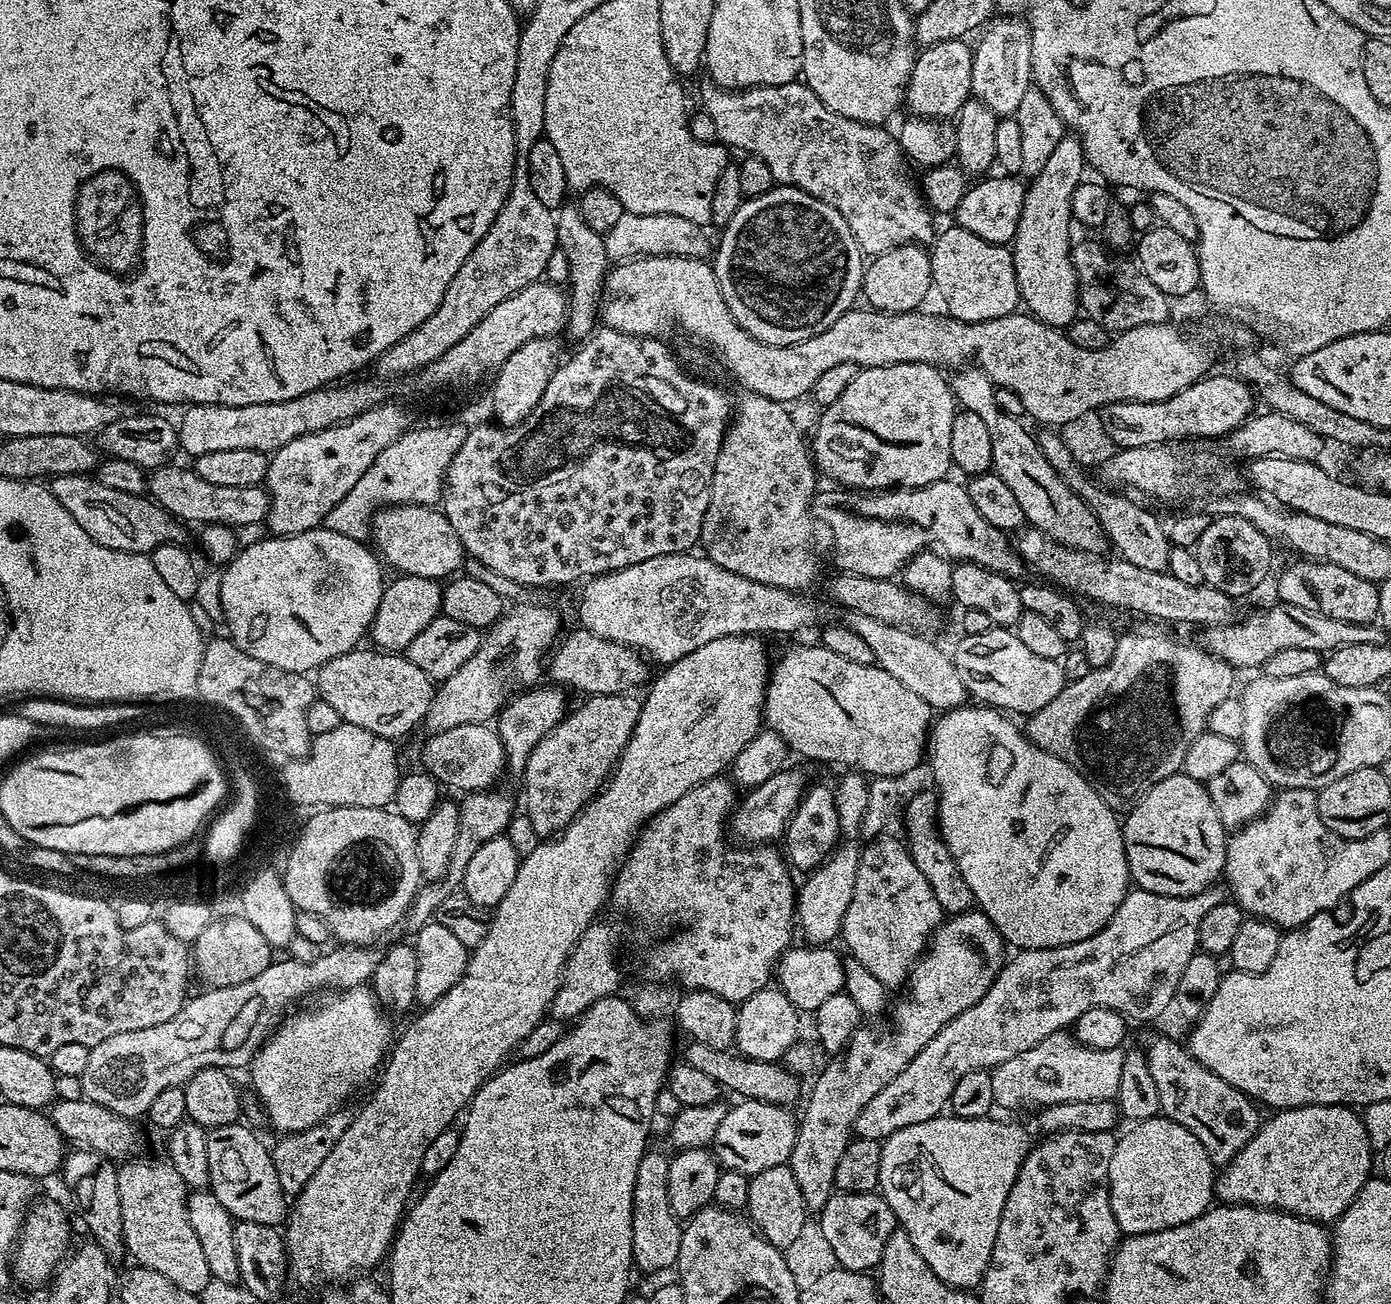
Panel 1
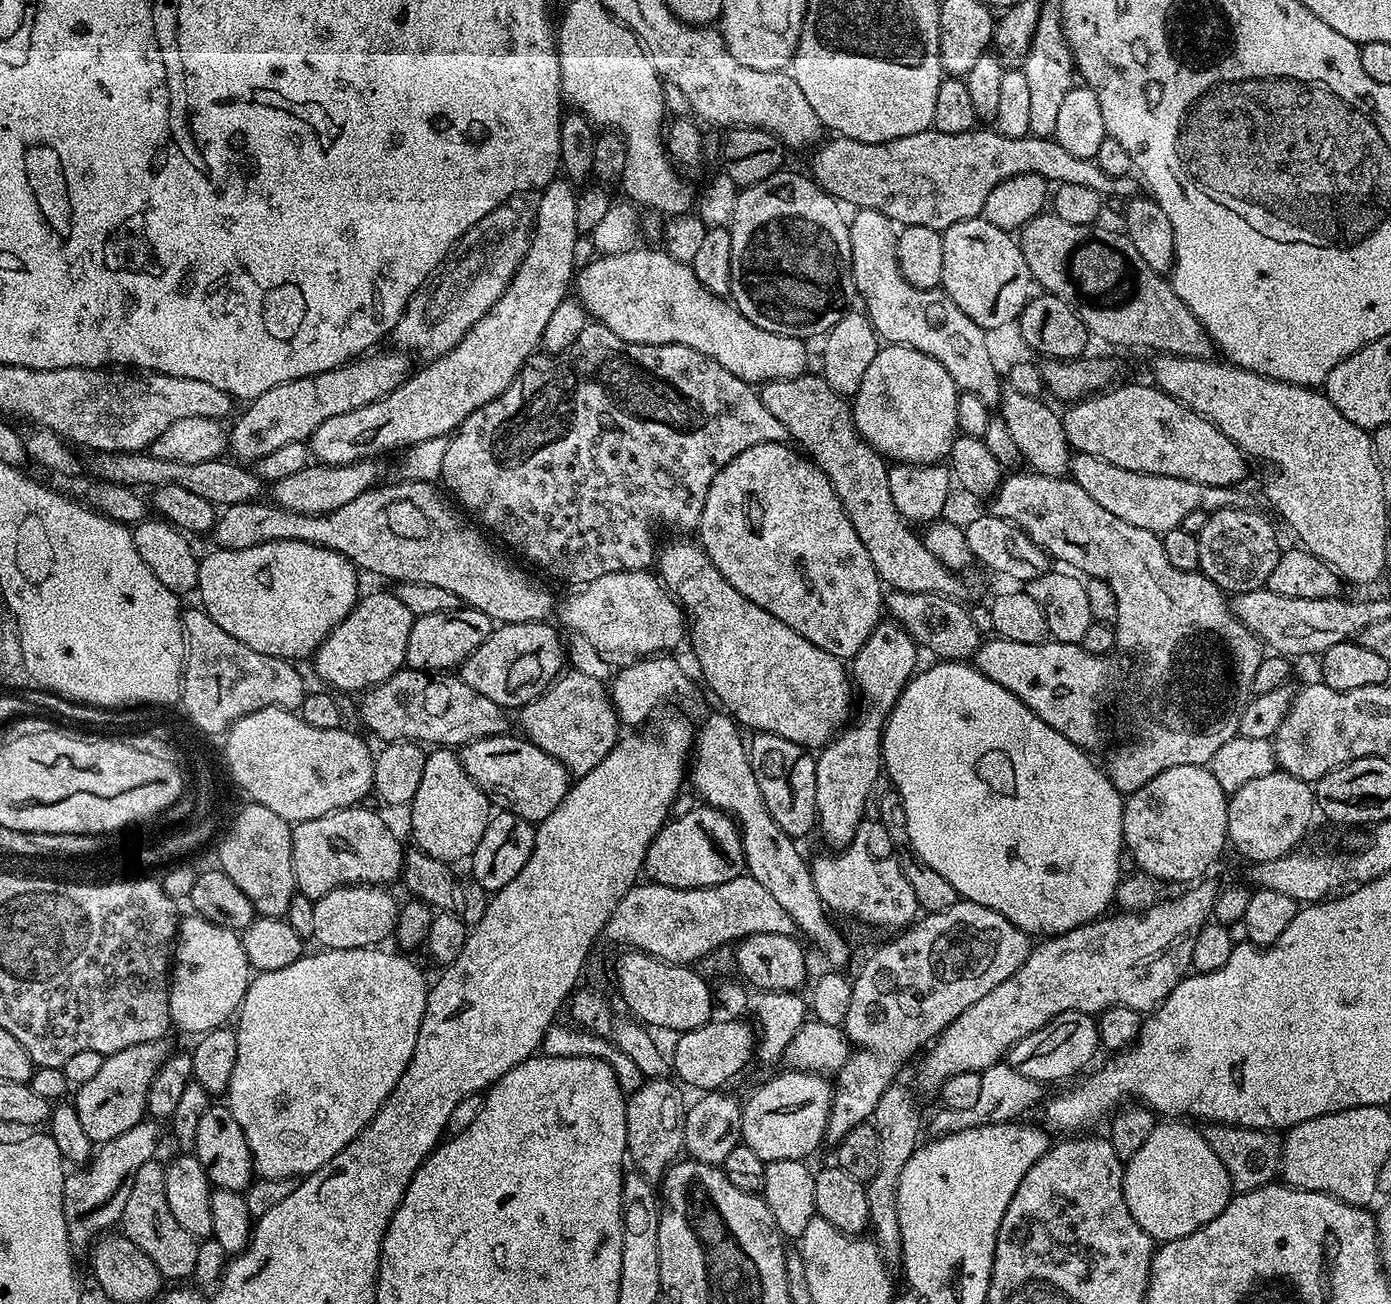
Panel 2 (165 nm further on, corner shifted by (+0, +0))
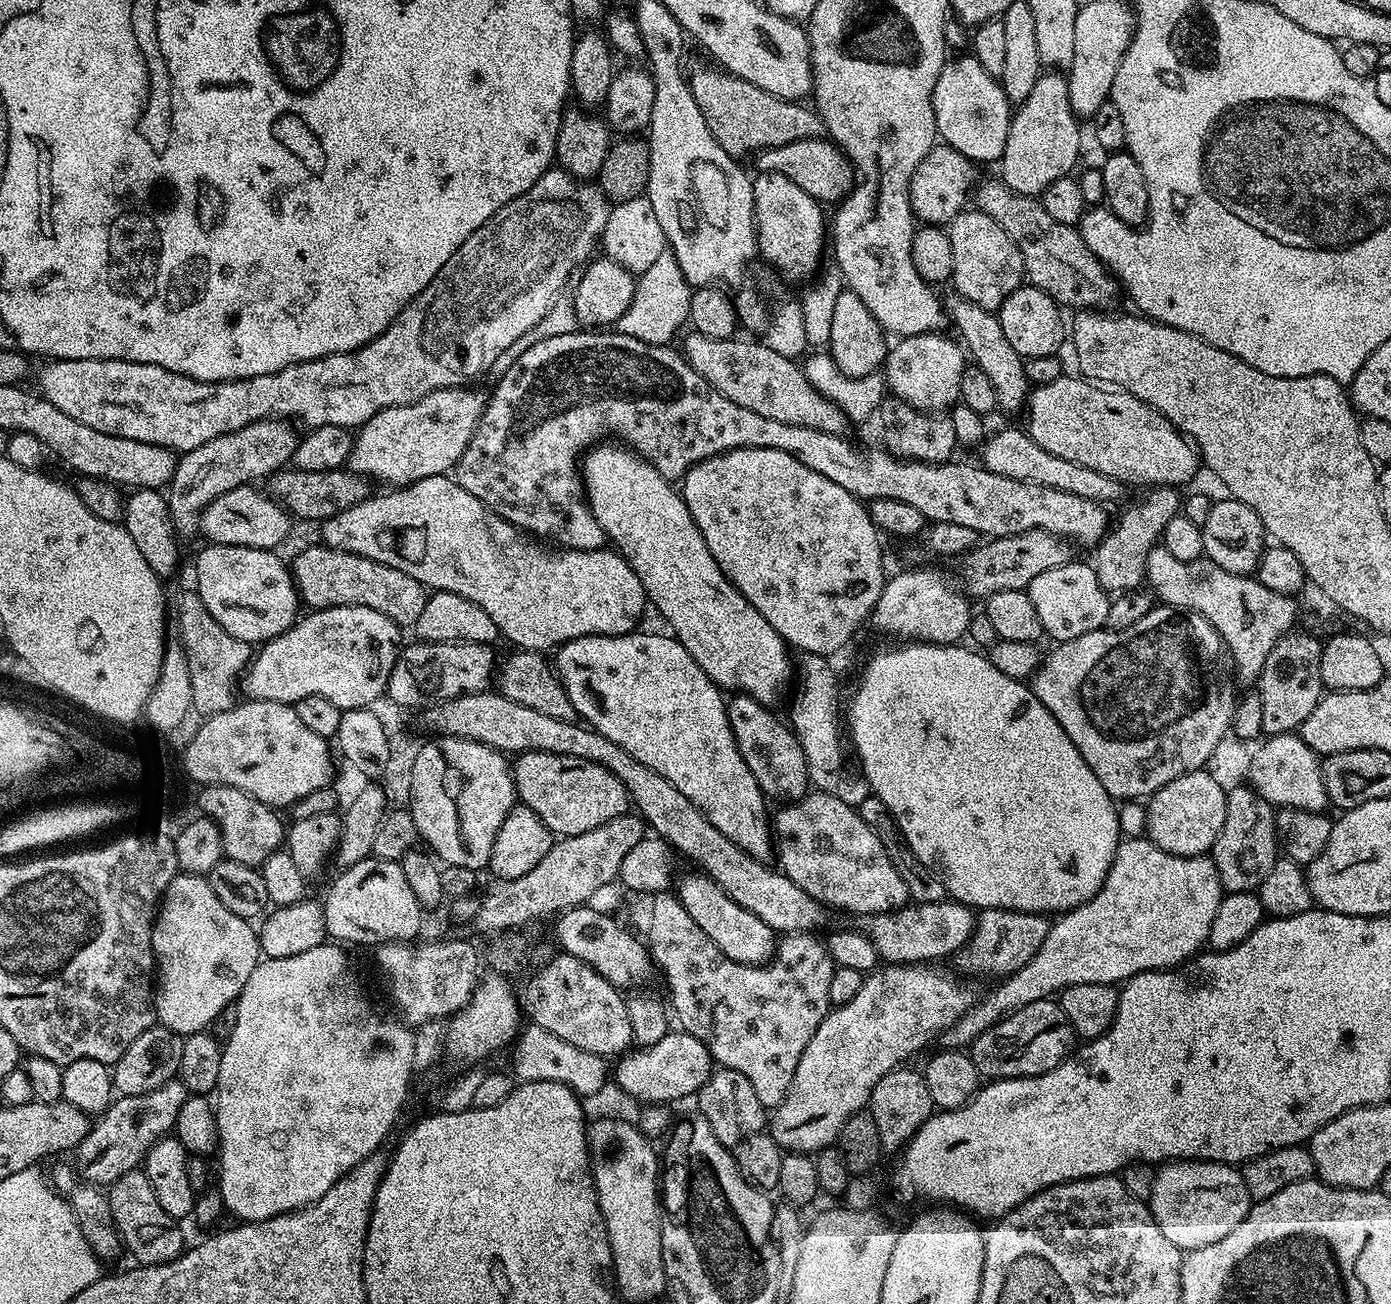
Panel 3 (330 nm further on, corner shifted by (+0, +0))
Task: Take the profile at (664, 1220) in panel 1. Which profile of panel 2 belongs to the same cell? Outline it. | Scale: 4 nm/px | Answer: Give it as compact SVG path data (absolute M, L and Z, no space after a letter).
M648 1078L637 1092L626 1100L627 1155L635 1171L649 1178L663 1177L669 1166L681 1155L684 1147L684 1113L686 1100L680 1093L679 1083L671 1084L668 1078Z

